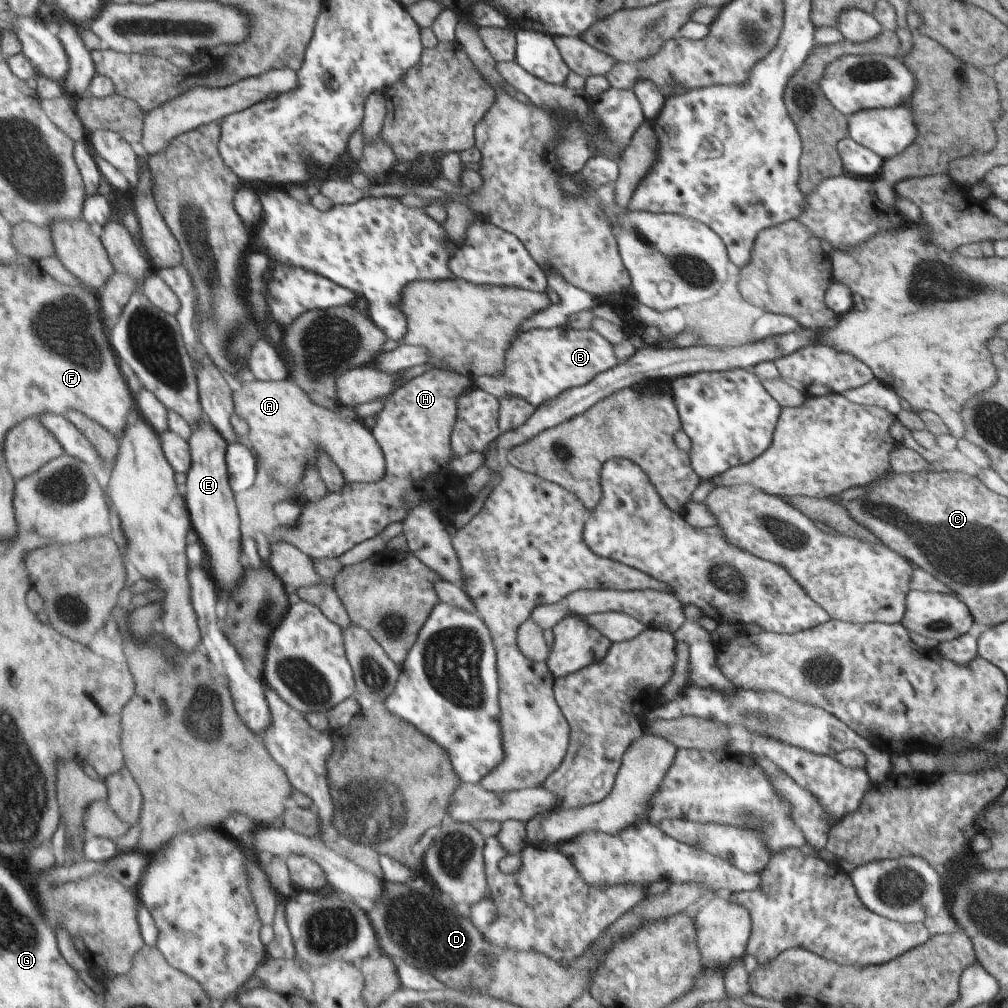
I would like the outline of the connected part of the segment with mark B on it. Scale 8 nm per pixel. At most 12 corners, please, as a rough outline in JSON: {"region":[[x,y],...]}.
{"region":[[564,325],[517,333],[496,377],[473,385],[534,407],[617,364]]}

